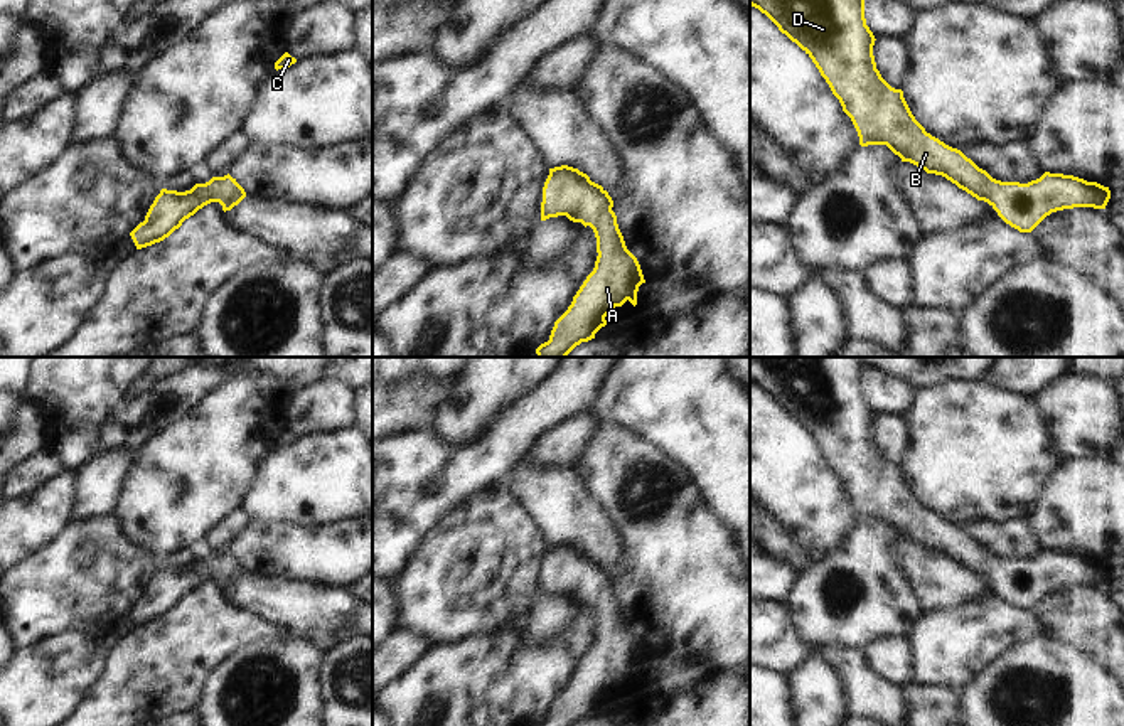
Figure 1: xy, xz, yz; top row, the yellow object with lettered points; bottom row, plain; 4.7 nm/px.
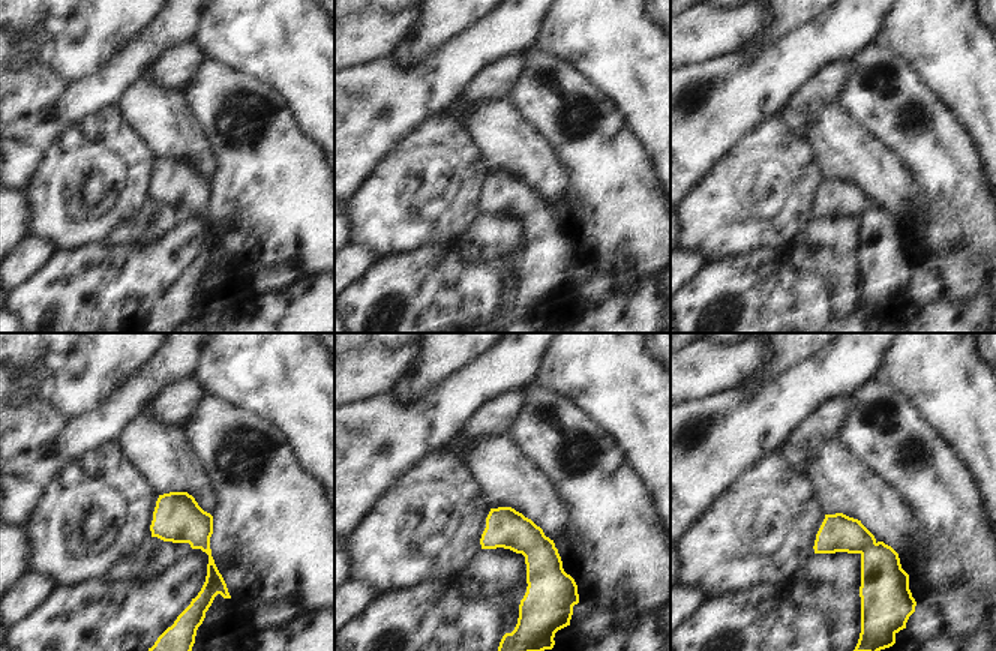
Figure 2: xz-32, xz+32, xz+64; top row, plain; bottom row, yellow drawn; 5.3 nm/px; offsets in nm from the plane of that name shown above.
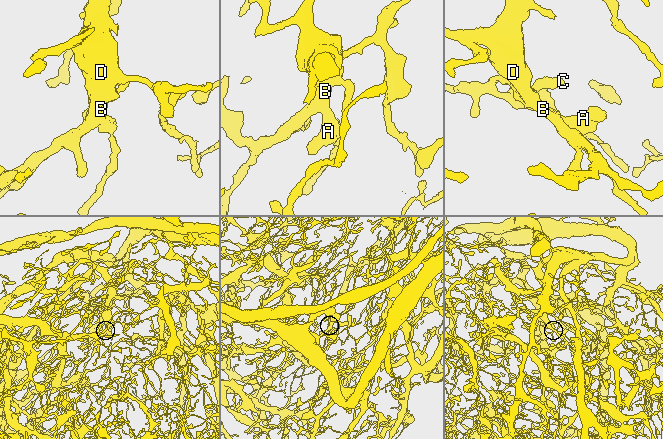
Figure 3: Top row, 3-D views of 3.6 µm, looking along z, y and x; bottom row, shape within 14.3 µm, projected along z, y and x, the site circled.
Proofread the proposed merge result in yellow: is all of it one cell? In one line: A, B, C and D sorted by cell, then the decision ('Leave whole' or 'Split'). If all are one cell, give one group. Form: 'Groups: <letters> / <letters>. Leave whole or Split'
Groups: A B C D. Leave whole

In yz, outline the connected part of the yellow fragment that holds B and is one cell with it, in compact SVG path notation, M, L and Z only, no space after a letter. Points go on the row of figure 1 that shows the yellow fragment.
M750 0L750 5L765 13L812 59L843 111L851 118L861 147L886 145L902 162L910 162L927 173L942 175L977 200L988 202L1006 224L1020 232L1031 232L1057 211L1105 209L1111 190L1097 182L1050 172L1028 184L1001 182L979 168L961 150L927 133L912 115L903 91L891 88L876 69L873 56L876 39L866 25L864 0Z

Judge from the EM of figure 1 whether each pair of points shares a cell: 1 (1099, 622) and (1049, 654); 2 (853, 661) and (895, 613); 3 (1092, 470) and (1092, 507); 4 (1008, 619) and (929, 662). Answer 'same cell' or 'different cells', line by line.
1: different cells
2: different cells
3: same cell
4: same cell

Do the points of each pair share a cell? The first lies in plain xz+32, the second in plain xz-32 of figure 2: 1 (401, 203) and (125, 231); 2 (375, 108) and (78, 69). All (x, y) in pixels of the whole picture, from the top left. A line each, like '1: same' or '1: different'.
1: different
2: different

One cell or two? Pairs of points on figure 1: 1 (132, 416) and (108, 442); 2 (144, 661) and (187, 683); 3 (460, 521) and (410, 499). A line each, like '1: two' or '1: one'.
1: one
2: one
3: two

